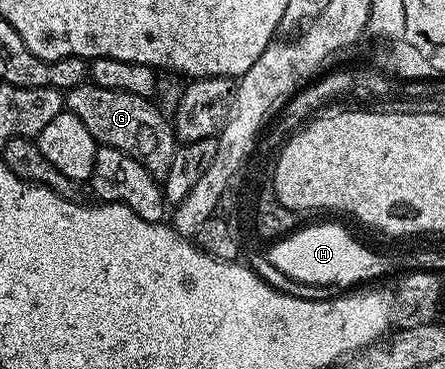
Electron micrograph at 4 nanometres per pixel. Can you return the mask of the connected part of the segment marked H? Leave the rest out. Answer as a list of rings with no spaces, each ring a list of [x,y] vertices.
[[[337,222],[310,224],[283,236],[270,244],[265,251],[268,262],[276,270],[296,282],[311,283],[314,286],[340,286],[343,290],[354,290],[366,286],[369,280],[388,272],[388,266],[362,240],[347,236]]]

